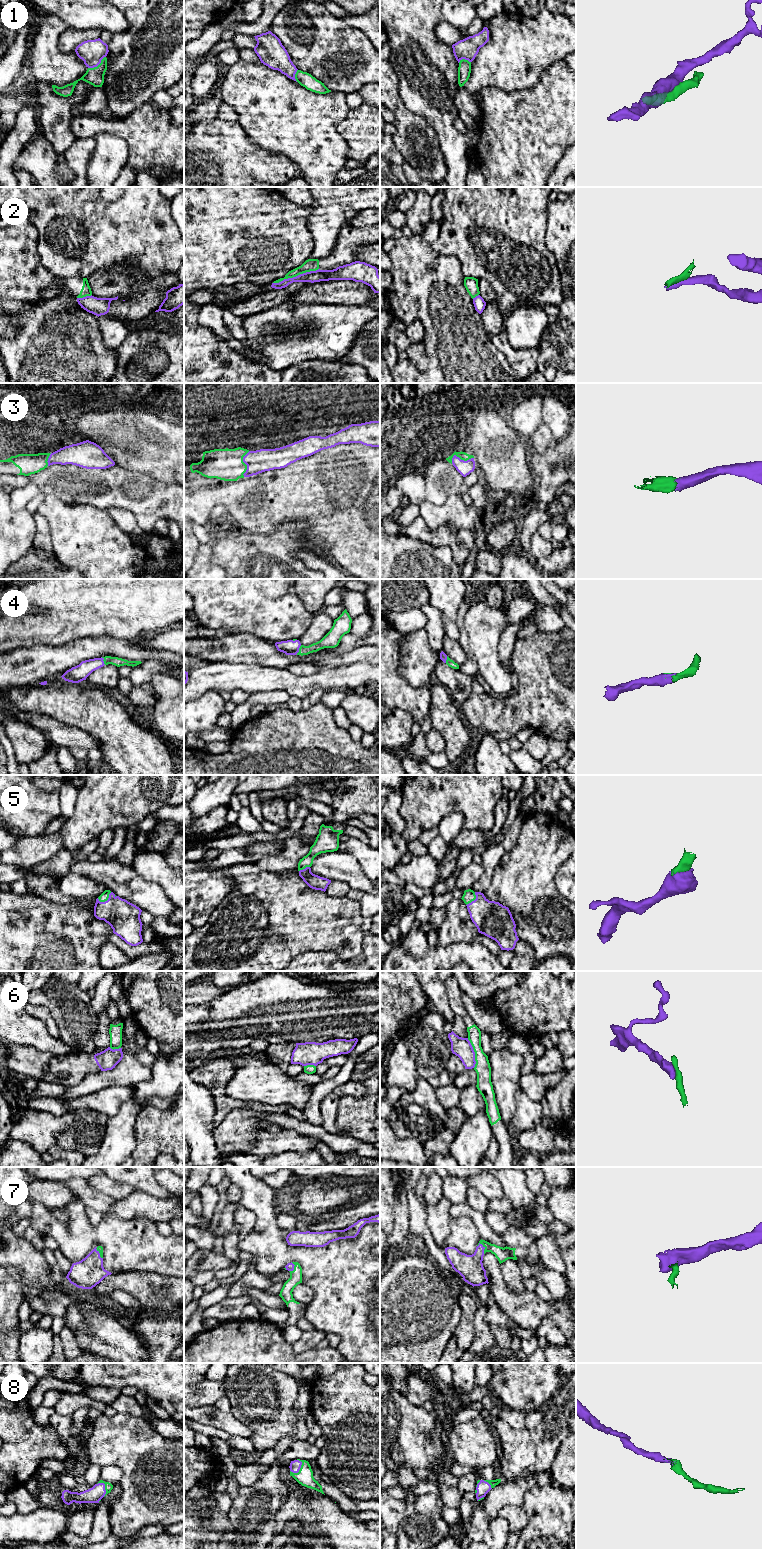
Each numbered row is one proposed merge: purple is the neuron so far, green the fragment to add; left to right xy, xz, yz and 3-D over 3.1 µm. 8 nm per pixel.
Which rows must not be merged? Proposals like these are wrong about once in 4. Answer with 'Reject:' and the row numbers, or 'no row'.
Reject: 1, 2, 6

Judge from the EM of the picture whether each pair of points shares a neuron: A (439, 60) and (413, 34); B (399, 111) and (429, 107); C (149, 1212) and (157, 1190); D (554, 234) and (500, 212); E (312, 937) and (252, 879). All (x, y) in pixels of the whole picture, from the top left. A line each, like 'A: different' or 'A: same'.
A: same
B: different
C: different
D: different
E: same

